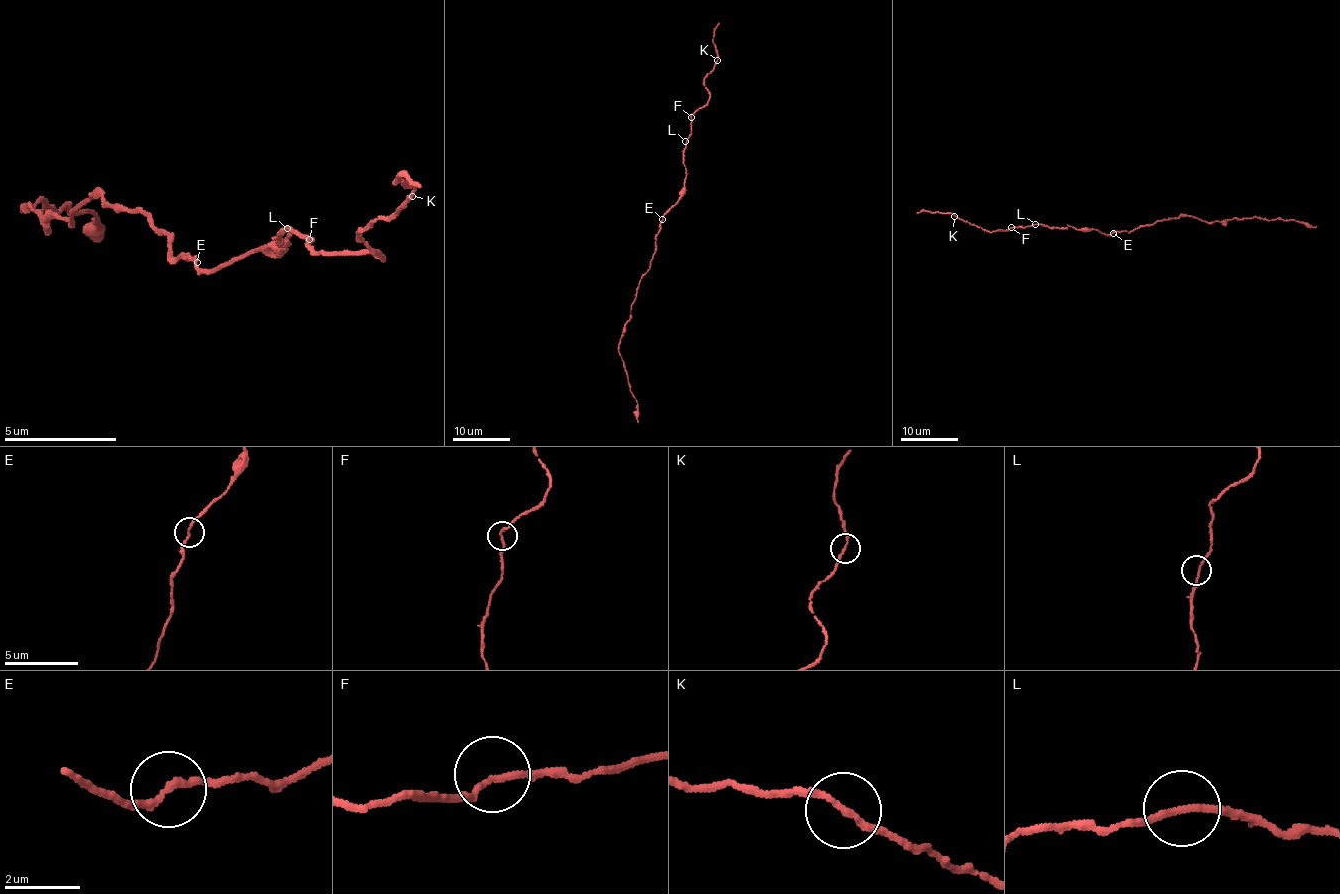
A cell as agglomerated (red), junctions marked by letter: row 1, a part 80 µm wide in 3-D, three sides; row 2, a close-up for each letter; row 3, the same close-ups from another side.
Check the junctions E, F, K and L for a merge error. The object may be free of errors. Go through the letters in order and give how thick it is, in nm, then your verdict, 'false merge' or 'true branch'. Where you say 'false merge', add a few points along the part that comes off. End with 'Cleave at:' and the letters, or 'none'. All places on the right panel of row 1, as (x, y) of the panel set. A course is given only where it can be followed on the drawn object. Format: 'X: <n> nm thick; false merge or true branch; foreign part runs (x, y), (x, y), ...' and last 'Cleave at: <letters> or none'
E: 170 nm thick; true branch
F: 170 nm thick; true branch
K: 170 nm thick; true branch
L: 170 nm thick; true branch
Cleave at: none

